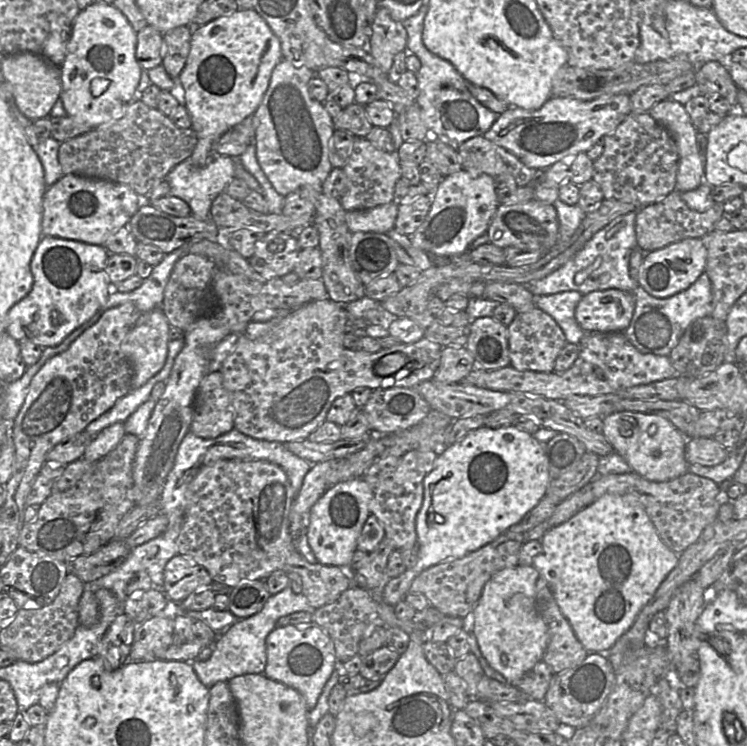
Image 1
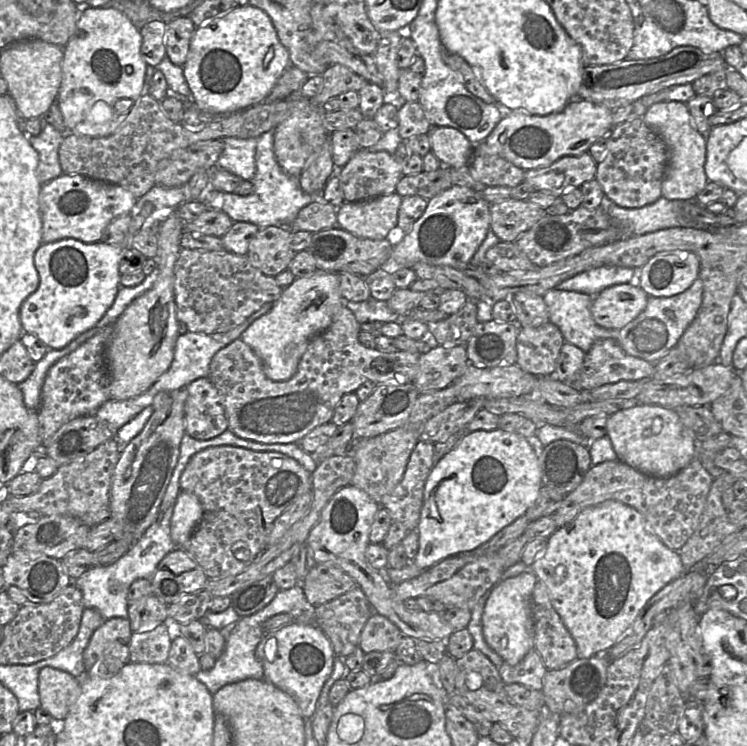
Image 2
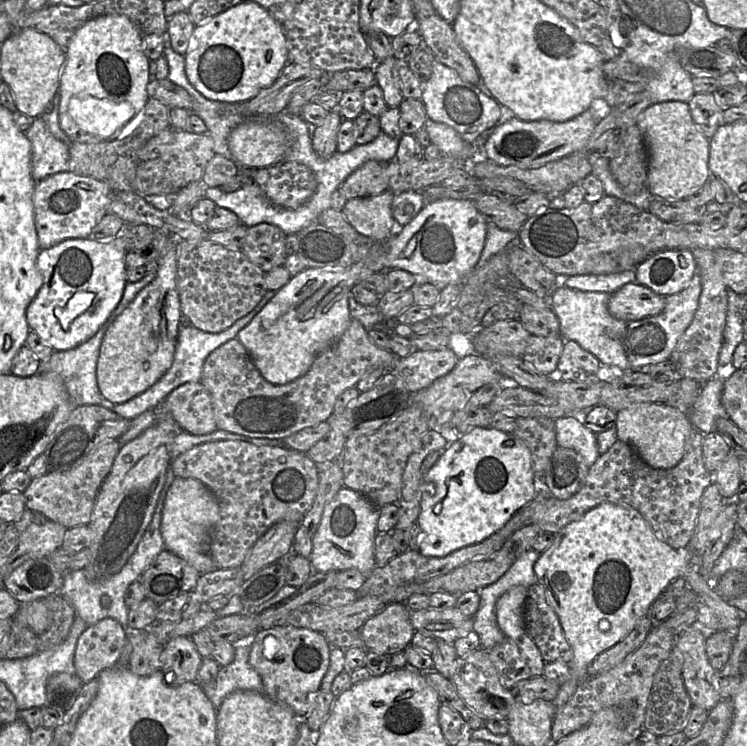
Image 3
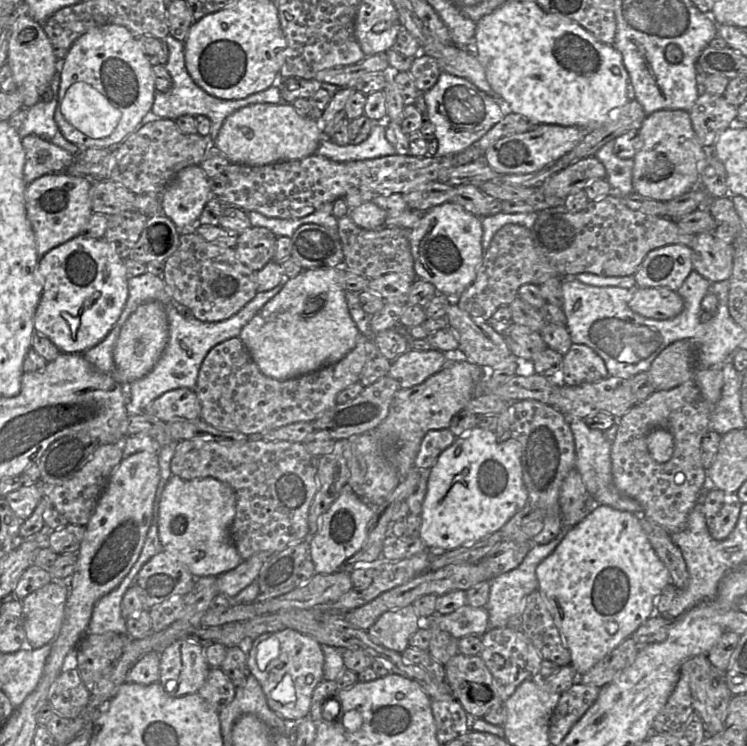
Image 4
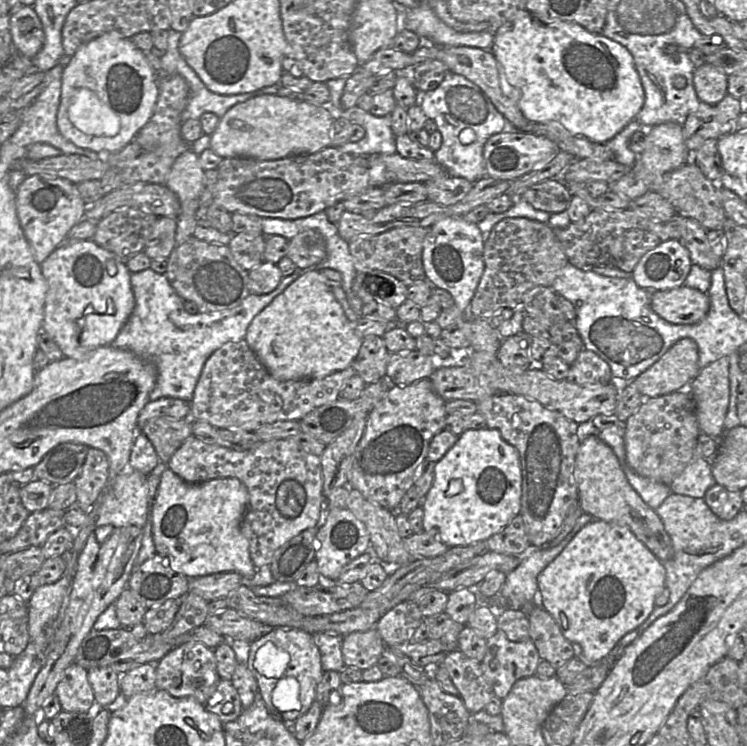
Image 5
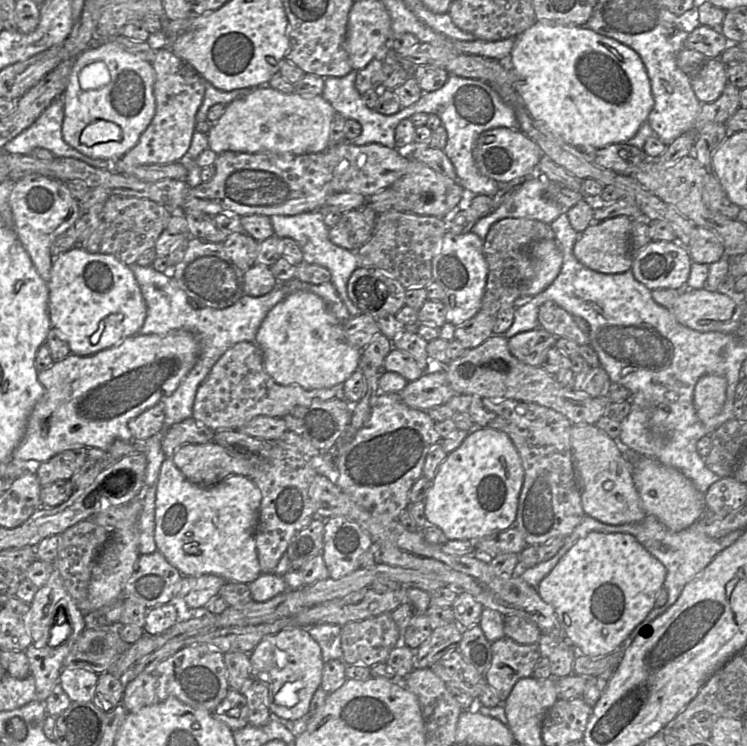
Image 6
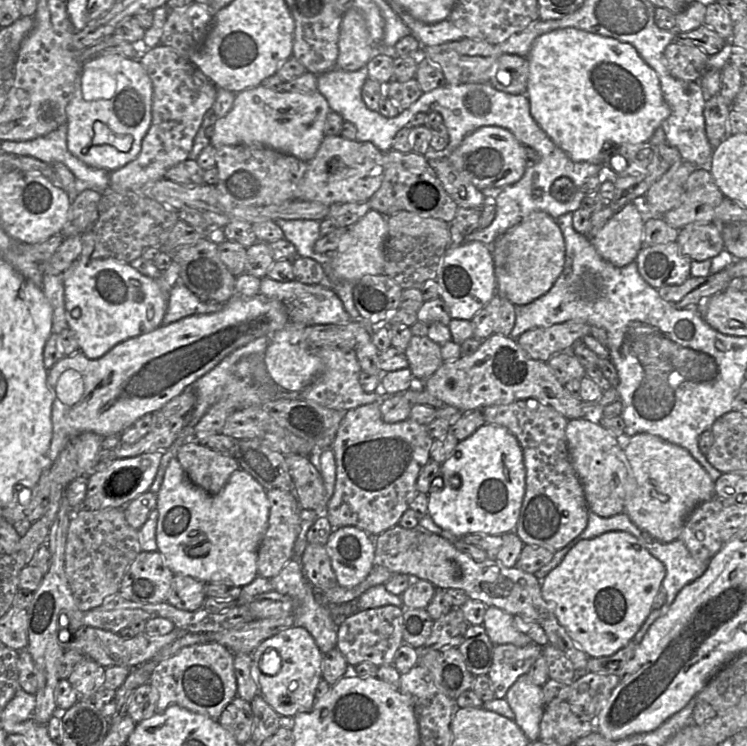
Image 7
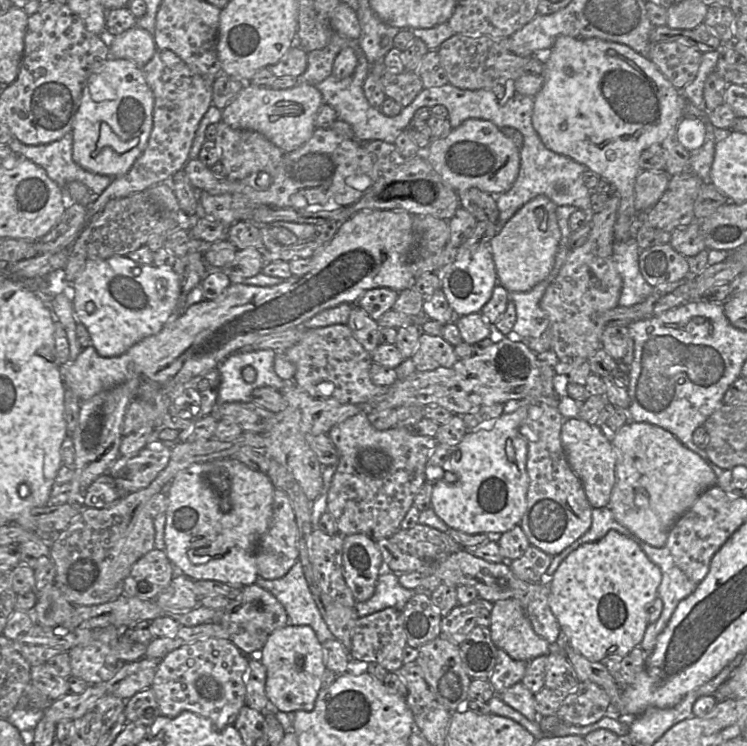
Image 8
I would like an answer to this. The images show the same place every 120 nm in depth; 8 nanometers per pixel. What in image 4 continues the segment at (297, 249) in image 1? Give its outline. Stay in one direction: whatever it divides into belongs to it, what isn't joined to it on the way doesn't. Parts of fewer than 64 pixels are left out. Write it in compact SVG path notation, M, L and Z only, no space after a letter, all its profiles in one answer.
M250 227L239 234L236 257L252 271L260 271L273 260L277 236L264 227Z

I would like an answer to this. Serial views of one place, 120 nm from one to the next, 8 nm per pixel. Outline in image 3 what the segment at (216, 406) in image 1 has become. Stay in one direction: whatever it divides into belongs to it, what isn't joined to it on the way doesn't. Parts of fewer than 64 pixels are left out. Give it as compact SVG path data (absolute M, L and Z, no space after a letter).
M201 382L177 387L164 401L183 431L205 435L218 429L211 396Z

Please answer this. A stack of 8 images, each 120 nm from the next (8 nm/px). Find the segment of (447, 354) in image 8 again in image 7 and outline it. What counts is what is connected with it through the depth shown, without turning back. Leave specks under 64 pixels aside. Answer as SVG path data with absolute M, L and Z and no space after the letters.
M412 335L404 353L414 378L420 381L425 381L444 363L441 345L427 336Z

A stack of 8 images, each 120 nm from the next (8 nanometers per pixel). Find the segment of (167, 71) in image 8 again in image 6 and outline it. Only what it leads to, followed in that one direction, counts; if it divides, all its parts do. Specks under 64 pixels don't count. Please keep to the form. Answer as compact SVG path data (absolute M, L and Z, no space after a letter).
M168 47L156 51L152 67L155 72L155 115L141 134L136 146L112 162L112 169L115 172L123 173L138 165L176 163L189 150L197 123L196 114L205 94L206 80Z

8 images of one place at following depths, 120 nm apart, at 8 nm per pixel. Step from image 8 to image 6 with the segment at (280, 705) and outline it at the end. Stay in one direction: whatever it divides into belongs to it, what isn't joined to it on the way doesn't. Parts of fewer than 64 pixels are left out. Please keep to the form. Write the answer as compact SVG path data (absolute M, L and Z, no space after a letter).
M303 628L285 629L263 638L249 653L250 675L267 689L268 708L280 720L299 720L309 711L313 694L321 685L324 662L319 644Z

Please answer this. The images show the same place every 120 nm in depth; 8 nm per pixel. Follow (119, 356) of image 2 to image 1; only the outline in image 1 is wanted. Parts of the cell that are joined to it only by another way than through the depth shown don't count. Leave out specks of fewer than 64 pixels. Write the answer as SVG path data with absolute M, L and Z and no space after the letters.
M161 308L141 314L126 334L121 350L133 367L131 389L144 385L164 366L170 325Z

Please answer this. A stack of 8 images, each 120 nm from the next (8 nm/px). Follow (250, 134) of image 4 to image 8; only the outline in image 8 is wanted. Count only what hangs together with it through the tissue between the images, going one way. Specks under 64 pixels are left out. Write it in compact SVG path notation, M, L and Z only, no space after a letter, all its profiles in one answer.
M302 80L287 89L246 83L239 94L222 110L221 120L235 129L257 131L284 153L289 153L310 139L316 129L316 114L323 103L321 92Z

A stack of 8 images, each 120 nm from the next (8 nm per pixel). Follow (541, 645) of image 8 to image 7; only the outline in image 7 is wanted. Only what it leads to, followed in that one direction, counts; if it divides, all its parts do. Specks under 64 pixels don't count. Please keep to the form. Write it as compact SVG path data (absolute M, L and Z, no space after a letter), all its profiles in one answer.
M487 607L482 625L494 645L513 644L524 647L535 644L529 636L515 627L513 615L497 607Z

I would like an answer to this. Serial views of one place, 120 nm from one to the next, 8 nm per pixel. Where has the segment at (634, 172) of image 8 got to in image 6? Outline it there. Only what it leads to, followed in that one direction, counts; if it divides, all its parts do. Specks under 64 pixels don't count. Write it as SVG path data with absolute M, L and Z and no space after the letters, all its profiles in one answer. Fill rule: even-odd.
M537 21L515 37L510 60L516 72L514 89L530 116L576 148L604 148L611 144L627 143L647 121L654 106L651 82L638 53L584 26ZM626 215L616 216L601 222L592 222L574 245L573 253L576 259L597 272L618 274L631 270L634 255L630 248L631 218Z

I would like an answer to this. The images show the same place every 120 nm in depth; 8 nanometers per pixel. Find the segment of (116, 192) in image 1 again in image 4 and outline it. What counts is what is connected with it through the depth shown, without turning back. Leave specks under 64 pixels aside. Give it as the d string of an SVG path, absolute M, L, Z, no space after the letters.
M64 171L45 174L27 185L27 217L37 244L39 259L51 249L80 235L93 214L89 191L92 180L69 175Z

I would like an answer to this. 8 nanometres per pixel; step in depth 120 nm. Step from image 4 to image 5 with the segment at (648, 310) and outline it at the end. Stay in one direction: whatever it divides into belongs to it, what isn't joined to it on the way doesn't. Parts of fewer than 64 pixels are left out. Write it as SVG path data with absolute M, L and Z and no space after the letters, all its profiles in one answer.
M685 286L654 291L650 295L650 303L653 311L662 319L678 325L699 323L710 308L707 293Z

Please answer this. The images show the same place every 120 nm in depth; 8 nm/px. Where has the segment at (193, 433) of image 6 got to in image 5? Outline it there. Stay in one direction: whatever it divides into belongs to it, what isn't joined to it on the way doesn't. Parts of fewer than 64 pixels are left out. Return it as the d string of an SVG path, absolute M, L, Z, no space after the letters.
M154 418L141 429L153 444L160 461L168 463L186 439L193 436L191 419Z

